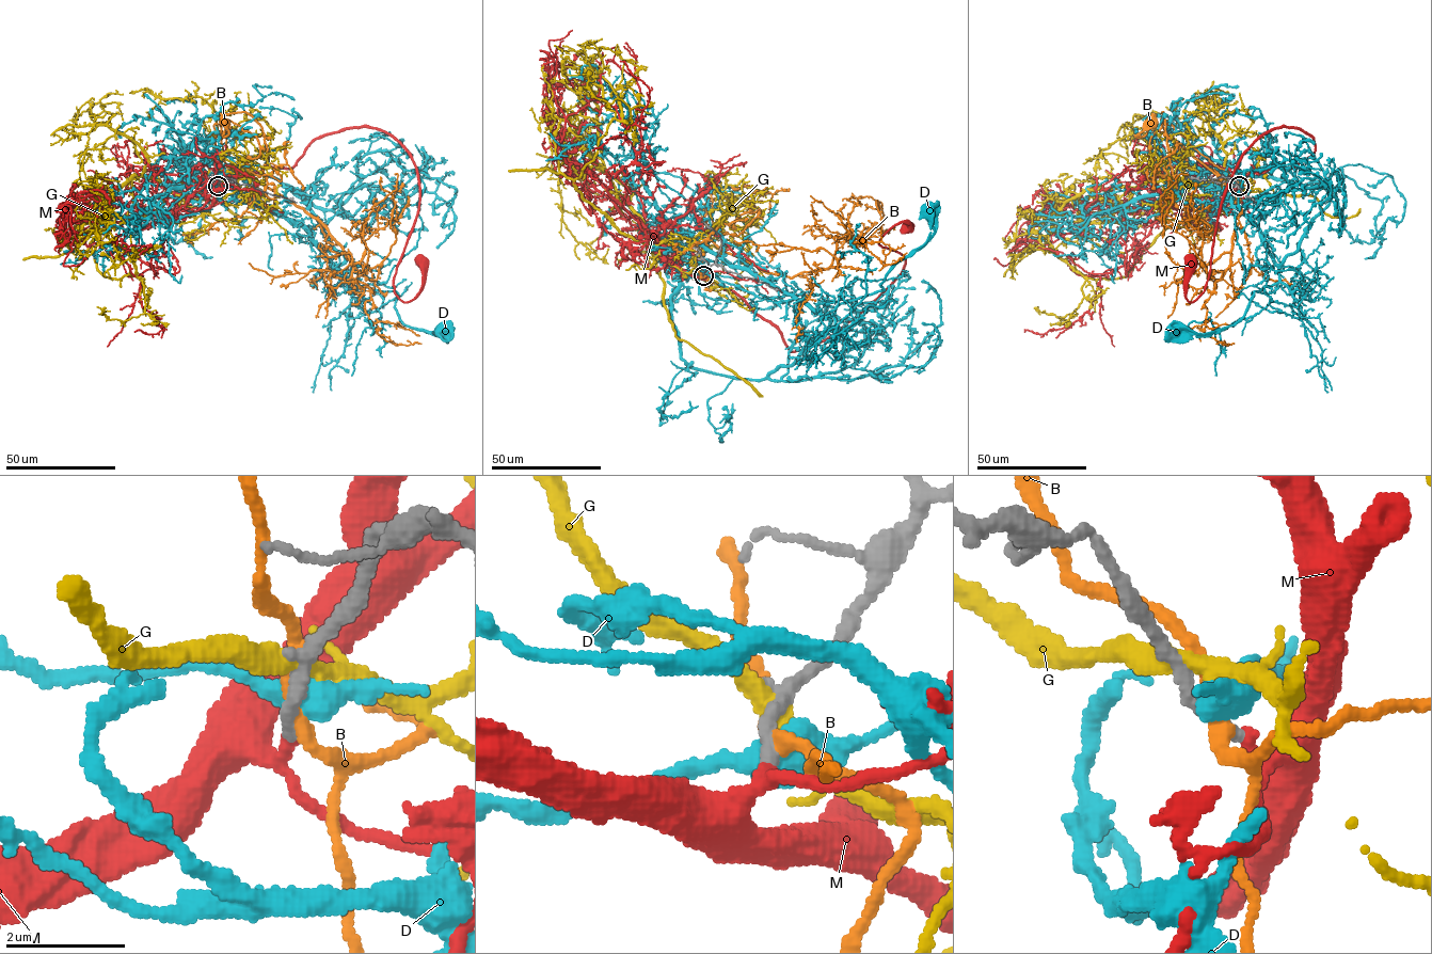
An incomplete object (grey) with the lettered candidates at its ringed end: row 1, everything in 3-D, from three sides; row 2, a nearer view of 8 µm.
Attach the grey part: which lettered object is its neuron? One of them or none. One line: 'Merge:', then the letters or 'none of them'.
Merge: M

